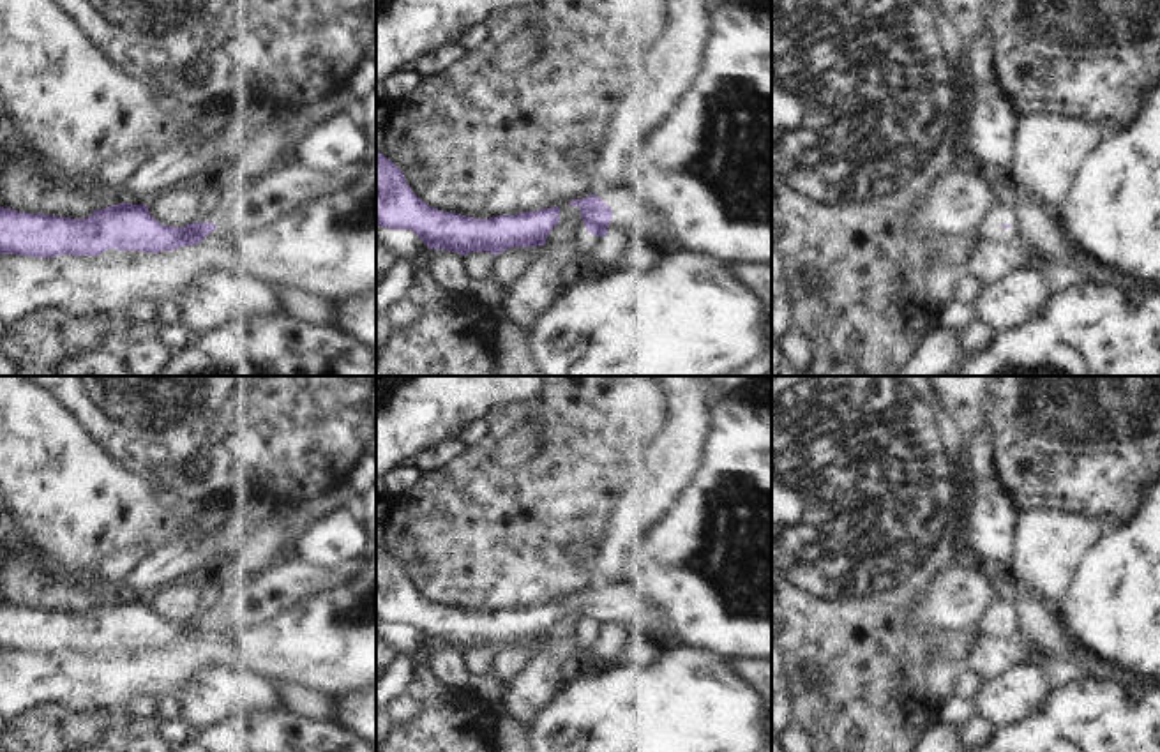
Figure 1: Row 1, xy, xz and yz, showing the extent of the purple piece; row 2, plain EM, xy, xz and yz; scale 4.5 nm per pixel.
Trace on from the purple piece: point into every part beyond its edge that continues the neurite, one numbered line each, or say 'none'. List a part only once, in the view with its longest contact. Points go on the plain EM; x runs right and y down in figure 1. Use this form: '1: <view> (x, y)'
1: xz (632, 629)

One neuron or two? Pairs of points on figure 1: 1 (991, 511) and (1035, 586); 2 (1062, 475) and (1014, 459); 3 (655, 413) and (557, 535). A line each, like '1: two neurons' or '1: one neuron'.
1: two neurons
2: one neuron
3: one neuron

